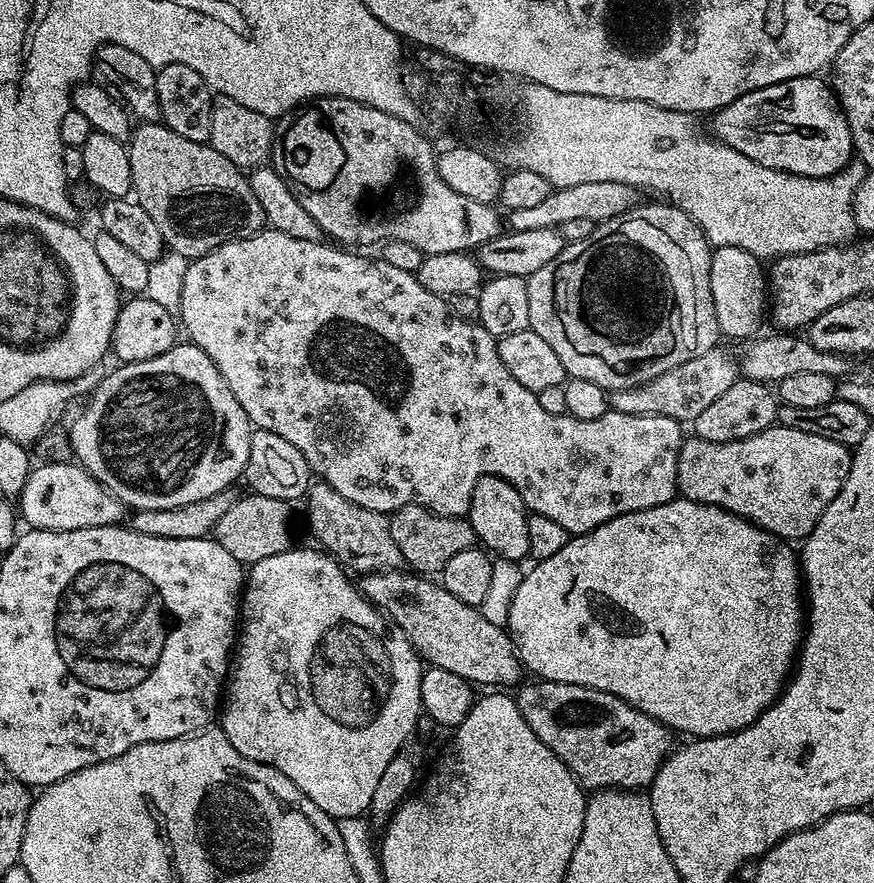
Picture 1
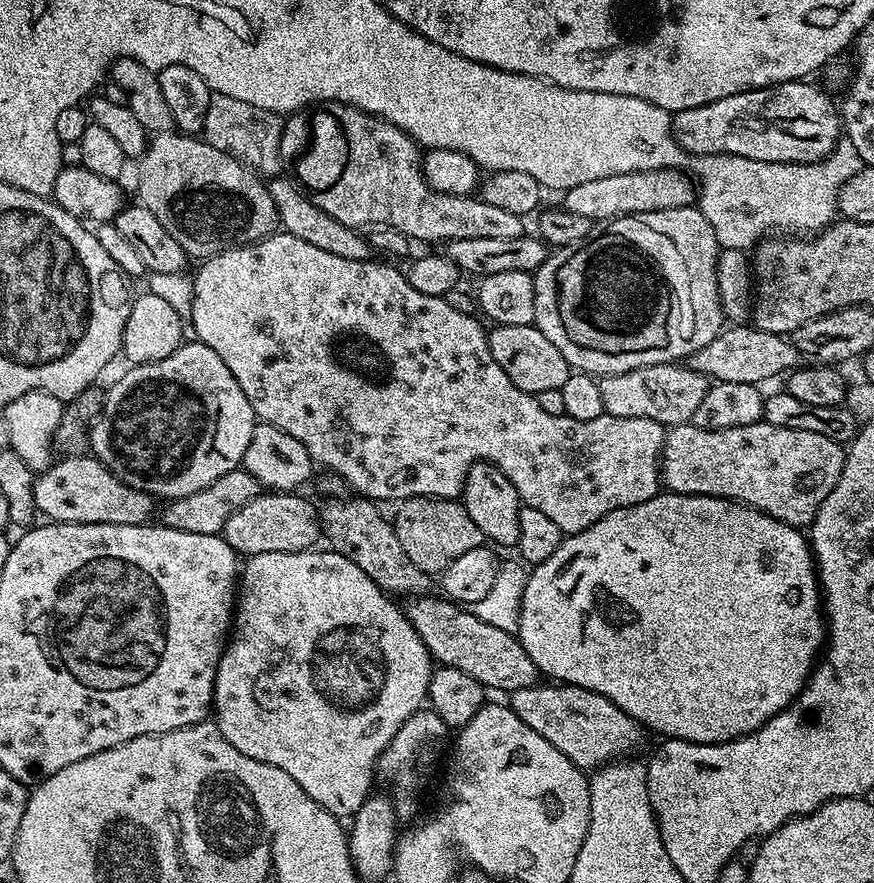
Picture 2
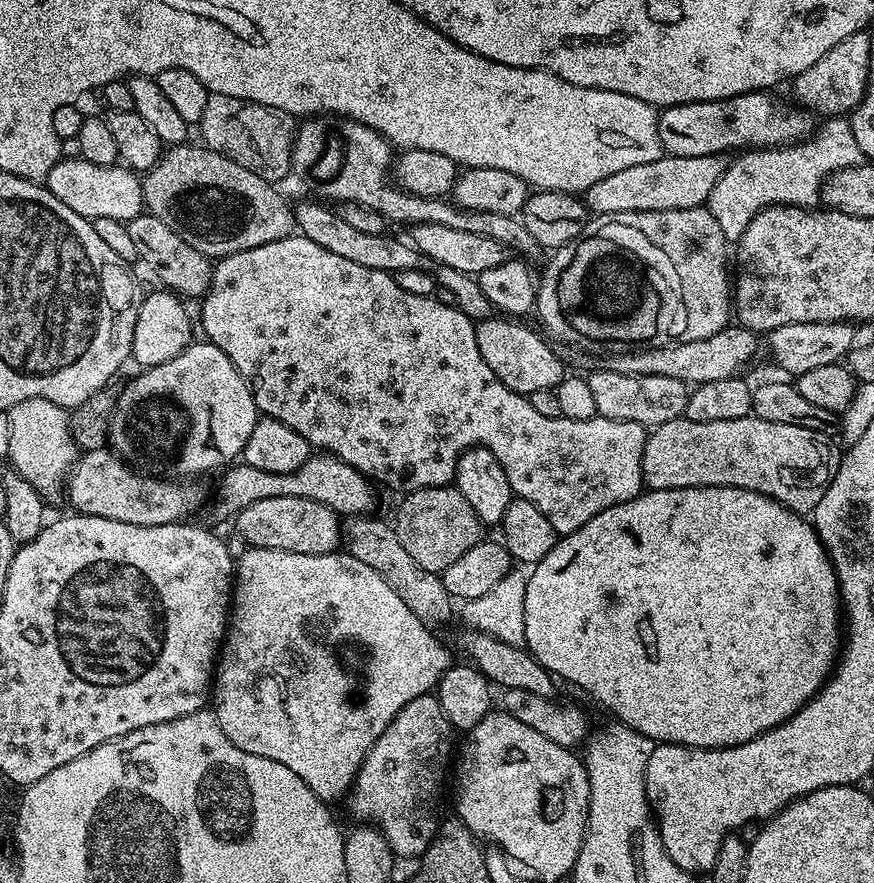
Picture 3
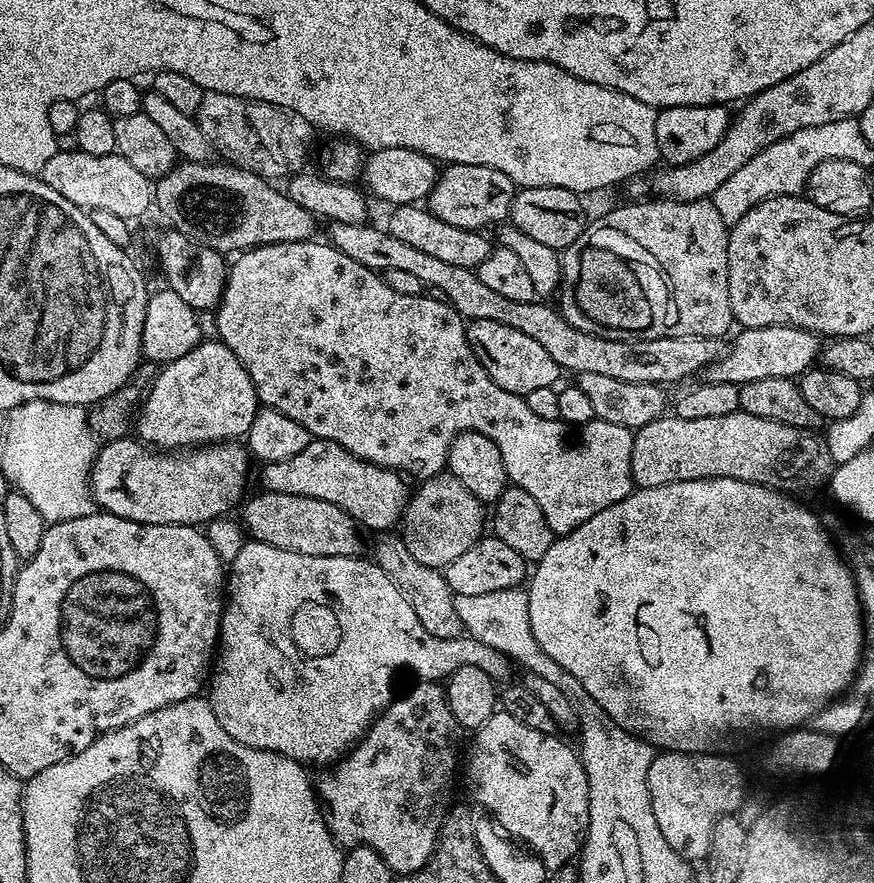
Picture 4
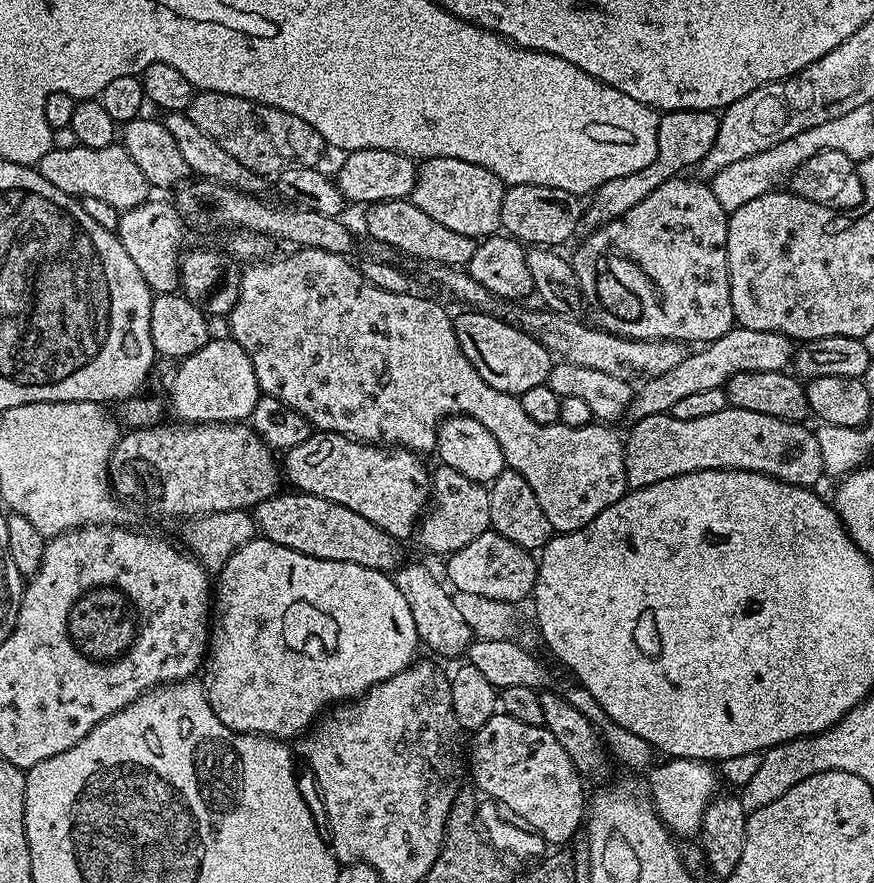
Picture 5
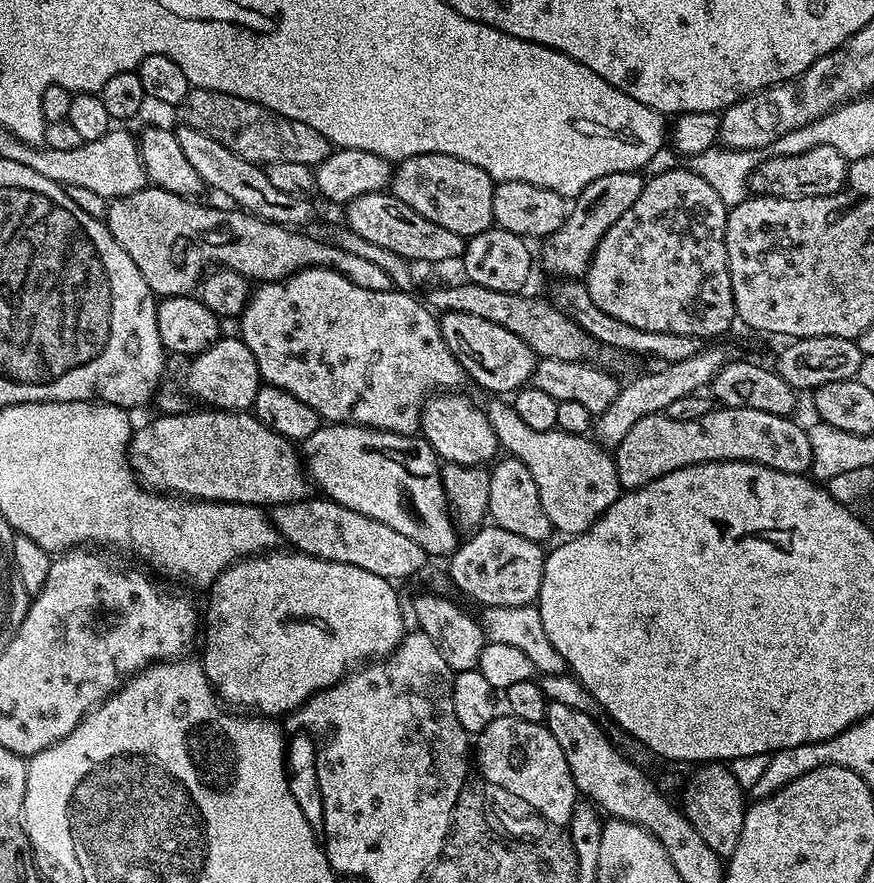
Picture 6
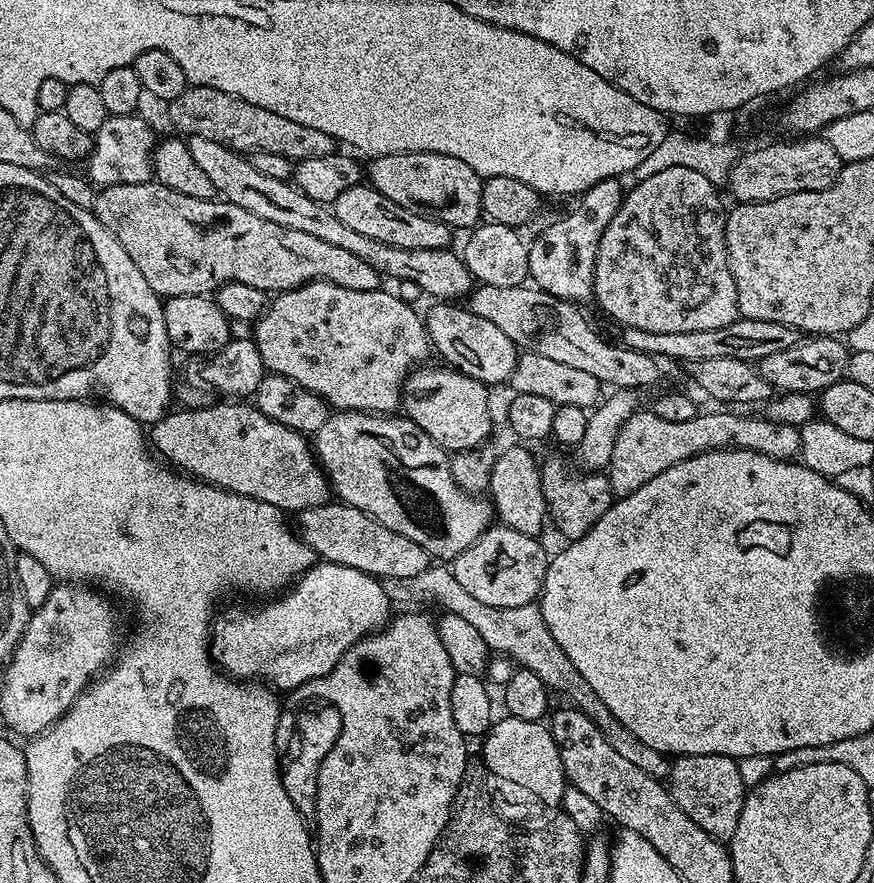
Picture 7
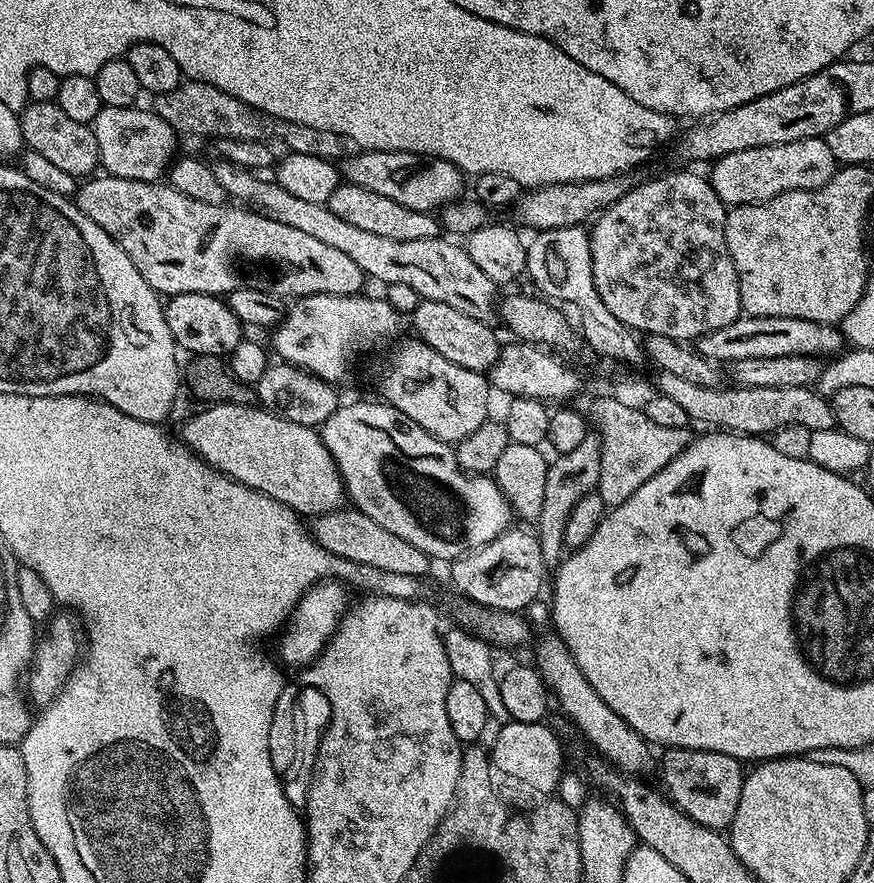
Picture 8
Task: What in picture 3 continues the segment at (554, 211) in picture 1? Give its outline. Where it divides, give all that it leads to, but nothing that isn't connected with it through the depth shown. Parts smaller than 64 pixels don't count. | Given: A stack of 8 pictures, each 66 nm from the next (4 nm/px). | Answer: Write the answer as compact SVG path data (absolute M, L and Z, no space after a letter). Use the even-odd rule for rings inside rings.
M662 154L654 162L642 162L642 166L630 166L594 182L586 193L586 204L593 213L605 212L657 212L658 210L690 210L707 205L718 178L726 174L730 163L727 155L682 158Z

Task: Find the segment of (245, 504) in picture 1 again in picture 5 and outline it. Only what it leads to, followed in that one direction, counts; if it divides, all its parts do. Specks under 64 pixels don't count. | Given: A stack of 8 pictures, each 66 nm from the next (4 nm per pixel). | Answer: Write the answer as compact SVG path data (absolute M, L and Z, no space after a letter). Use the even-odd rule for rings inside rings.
M284 490L256 505L250 515L256 521L257 533L263 539L290 550L298 550L298 554L334 562L354 562L358 566L389 574L395 573L402 563L401 541L374 526L374 522L362 518L362 514L354 514L354 510L346 510L346 506L326 502L326 498L318 498L314 494Z

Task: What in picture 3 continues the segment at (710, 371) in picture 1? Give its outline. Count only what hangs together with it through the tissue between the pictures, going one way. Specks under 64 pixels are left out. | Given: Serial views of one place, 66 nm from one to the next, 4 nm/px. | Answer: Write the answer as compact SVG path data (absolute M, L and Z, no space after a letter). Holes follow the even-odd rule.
M607 366L587 373L586 379L594 397L597 416L614 418L618 422L638 422L649 430L681 419L690 393L689 385L678 378L666 378L663 374L618 374Z

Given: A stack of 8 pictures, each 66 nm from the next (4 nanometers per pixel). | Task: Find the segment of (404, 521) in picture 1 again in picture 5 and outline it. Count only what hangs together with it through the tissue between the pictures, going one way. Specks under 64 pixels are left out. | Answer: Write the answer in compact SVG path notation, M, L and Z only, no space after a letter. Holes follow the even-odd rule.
M440 464L430 472L430 499L426 511L418 521L420 544L428 552L447 558L453 552L462 550L462 546L474 542L483 532L491 529L490 491L485 485L450 470L450 466Z

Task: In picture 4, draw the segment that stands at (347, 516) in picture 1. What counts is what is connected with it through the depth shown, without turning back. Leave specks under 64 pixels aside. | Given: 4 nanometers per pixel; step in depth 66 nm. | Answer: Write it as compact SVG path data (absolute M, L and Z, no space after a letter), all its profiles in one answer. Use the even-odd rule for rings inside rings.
M380 534L375 537L376 545L370 553L375 564L392 579L394 586L414 606L414 614L418 614L418 622L434 634L434 638L454 638L461 635L462 629L458 622L458 614L454 610L454 593L446 582L443 571L430 566L422 566L422 562L416 561L414 554L406 550L403 539L396 534Z

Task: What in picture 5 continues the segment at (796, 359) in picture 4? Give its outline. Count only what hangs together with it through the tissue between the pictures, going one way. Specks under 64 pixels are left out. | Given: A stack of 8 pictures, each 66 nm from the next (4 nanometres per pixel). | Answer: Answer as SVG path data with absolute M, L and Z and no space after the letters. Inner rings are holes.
M734 326L722 338L707 341L701 352L689 351L688 357L674 366L667 374L643 381L633 391L632 401L626 413L629 421L635 422L647 416L671 413L672 407L682 398L702 390L724 388L734 374L743 372L783 372L793 363L794 344L781 332L750 330Z

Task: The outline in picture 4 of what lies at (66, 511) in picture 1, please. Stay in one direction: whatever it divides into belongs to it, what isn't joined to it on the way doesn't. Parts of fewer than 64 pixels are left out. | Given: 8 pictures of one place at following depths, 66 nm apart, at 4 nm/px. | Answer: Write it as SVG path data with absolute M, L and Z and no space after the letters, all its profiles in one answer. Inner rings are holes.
M125 438L122 440L107 441L97 451L96 461L92 464L90 473L90 491L95 507L102 512L109 512L118 518L126 518L134 522L142 522L143 524L191 524L193 526L207 526L214 520L227 517L232 507L239 505L245 499L248 488L248 460L250 461L250 453L243 443L240 442L221 442L218 444L205 444L203 446L193 447L191 450L153 450L151 447L145 446L139 439Z

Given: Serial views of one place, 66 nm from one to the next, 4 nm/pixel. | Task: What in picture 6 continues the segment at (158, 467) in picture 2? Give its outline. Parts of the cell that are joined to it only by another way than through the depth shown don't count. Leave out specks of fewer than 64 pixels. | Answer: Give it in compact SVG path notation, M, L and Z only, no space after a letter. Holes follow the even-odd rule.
M221 338L199 356L191 357L189 364L192 365L188 368L186 388L196 400L205 400L209 409L222 412L243 412L251 409L262 381L258 362L254 362L254 354L250 354L250 346L246 346L244 340Z

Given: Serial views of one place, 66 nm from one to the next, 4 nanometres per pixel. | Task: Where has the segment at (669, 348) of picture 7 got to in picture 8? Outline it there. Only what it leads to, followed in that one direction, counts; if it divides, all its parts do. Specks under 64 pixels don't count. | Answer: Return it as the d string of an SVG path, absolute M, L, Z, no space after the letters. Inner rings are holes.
M741 314L730 326L714 330L695 341L694 347L708 360L727 362L742 358L782 358L792 354L832 358L845 347L846 339L834 324L819 324L806 318L770 318Z

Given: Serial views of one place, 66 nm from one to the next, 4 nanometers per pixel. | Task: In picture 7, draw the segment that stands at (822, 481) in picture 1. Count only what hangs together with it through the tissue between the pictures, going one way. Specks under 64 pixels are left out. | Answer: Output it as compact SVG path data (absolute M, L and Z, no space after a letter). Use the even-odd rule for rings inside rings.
M641 410L631 416L618 430L618 438L614 442L614 454L610 454L610 462L606 475L612 487L613 497L619 498L634 494L634 490L642 490L650 478L658 478L670 466L678 466L678 462L692 462L709 452L719 448L749 448L758 454L766 454L775 460L792 460L800 455L800 430L794 425L776 424L774 421L759 416L739 416L736 410L716 410L720 412L701 411L686 422L665 422L651 410Z

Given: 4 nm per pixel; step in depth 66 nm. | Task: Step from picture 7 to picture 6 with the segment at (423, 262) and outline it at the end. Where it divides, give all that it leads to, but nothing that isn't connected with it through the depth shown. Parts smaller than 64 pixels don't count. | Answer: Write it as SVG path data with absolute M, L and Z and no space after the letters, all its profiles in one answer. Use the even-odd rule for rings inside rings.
M180 124L175 129L175 133L178 146L182 146L182 154L194 165L194 171L200 175L205 186L211 191L213 188L214 191L229 196L233 200L231 203L237 209L251 212L253 216L259 216L261 220L269 220L285 226L304 226L304 223L311 218L313 201L277 190L271 184L270 178L266 178L261 165L246 162L246 158L238 158L233 152L226 150L222 142L214 142L214 138L185 124Z

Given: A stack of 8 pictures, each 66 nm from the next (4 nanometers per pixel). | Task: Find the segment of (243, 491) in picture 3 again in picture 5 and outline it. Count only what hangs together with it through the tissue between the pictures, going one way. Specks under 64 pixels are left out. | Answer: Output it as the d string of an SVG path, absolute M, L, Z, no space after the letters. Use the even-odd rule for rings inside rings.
M316 430L302 446L283 453L282 472L295 491L338 502L338 506L362 514L362 518L404 542L411 532L413 535L430 499L430 472L420 460L407 448L366 444L337 432Z

